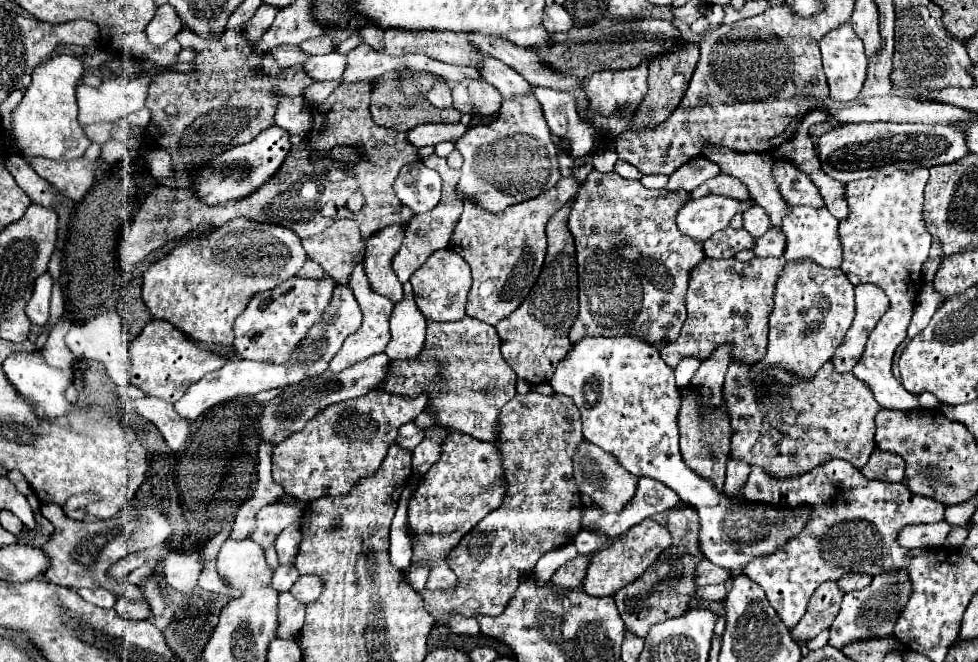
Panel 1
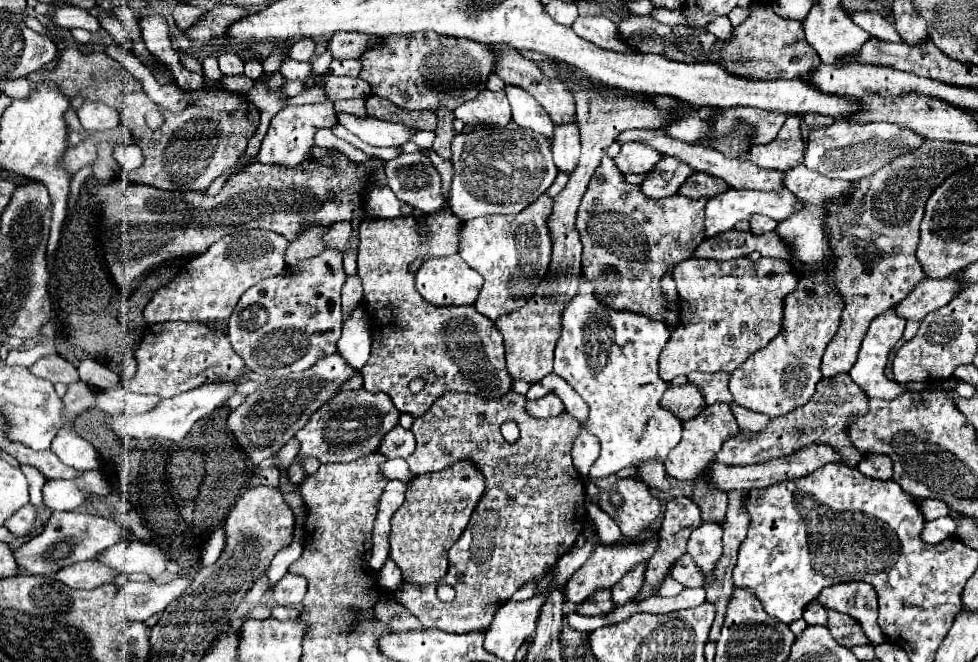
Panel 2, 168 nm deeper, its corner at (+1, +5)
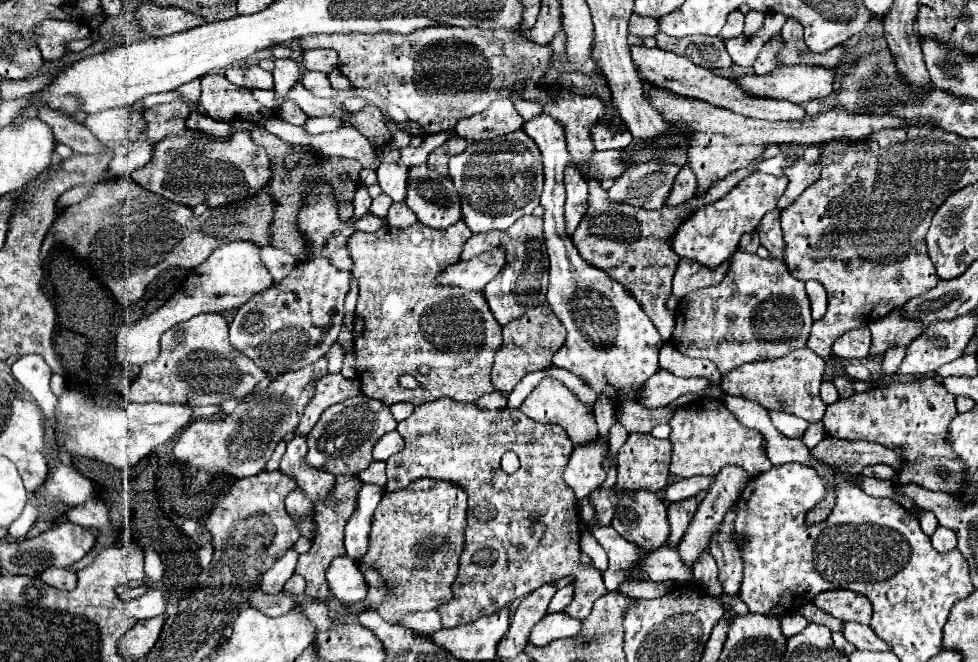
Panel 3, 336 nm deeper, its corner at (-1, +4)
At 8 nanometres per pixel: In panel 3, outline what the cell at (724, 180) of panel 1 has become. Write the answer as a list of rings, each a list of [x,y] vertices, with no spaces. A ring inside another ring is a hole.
[[[684,165],[676,175],[672,191],[670,191],[664,205],[682,205],[688,199],[692,199],[694,193],[696,193],[696,177],[694,177],[692,169],[688,165]]]

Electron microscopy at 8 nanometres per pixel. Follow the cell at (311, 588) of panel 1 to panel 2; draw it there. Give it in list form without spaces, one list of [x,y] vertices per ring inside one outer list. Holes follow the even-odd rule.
[[[286,574],[276,586],[274,586],[274,600],[284,606],[298,606],[302,598],[306,596],[306,578],[300,574]]]

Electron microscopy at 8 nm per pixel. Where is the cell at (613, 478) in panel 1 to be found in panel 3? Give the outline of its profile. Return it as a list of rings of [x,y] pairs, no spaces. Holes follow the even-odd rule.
[[[640,491],[636,495],[628,495],[626,499],[620,499],[620,509],[616,509],[616,515],[612,519],[612,527],[630,543],[640,547],[642,551],[654,551],[658,547],[664,547],[670,535],[670,523],[668,523],[668,505],[664,505],[662,499],[658,499],[654,493]]]

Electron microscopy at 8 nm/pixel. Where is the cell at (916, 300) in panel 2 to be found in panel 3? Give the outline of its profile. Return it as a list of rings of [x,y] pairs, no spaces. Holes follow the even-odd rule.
[[[898,309],[890,311],[882,319],[870,325],[872,329],[872,347],[868,357],[884,355],[892,347],[908,347],[920,333],[922,333],[922,323],[904,319]]]

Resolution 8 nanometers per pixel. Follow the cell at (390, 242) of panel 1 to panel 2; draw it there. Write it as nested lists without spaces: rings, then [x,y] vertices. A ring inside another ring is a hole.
[[[444,208],[440,210],[438,214],[432,214],[432,216],[426,216],[426,222],[428,226],[428,234],[422,236],[418,234],[416,230],[416,218],[366,218],[362,224],[360,224],[360,250],[358,250],[358,276],[362,278],[362,284],[364,284],[364,308],[370,316],[370,324],[372,324],[372,354],[370,354],[370,360],[366,362],[366,366],[360,370],[362,378],[364,378],[364,390],[368,392],[386,392],[392,400],[394,400],[394,406],[400,410],[400,412],[408,412],[412,414],[414,418],[422,416],[426,410],[430,410],[430,406],[436,402],[438,396],[446,394],[446,392],[476,392],[484,398],[502,398],[504,394],[508,394],[512,390],[512,378],[506,370],[506,358],[504,358],[504,344],[502,344],[502,336],[500,332],[496,330],[494,322],[484,318],[482,314],[478,314],[474,310],[474,306],[432,306],[428,304],[426,300],[422,300],[422,296],[418,294],[418,290],[414,288],[414,276],[408,272],[410,264],[414,260],[428,260],[428,258],[440,258],[440,256],[450,256],[450,254],[456,254],[458,252],[458,228],[460,228],[460,220],[452,214],[450,208]],[[414,378],[422,378],[426,382],[426,386],[418,392],[418,394],[412,394],[408,390],[408,384],[414,380]]]

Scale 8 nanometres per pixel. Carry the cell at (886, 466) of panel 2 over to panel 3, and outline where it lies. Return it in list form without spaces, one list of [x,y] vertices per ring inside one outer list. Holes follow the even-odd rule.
[[[872,465],[872,467],[866,467],[862,471],[866,477],[878,477],[878,479],[894,479],[896,477],[896,471],[888,465]]]

